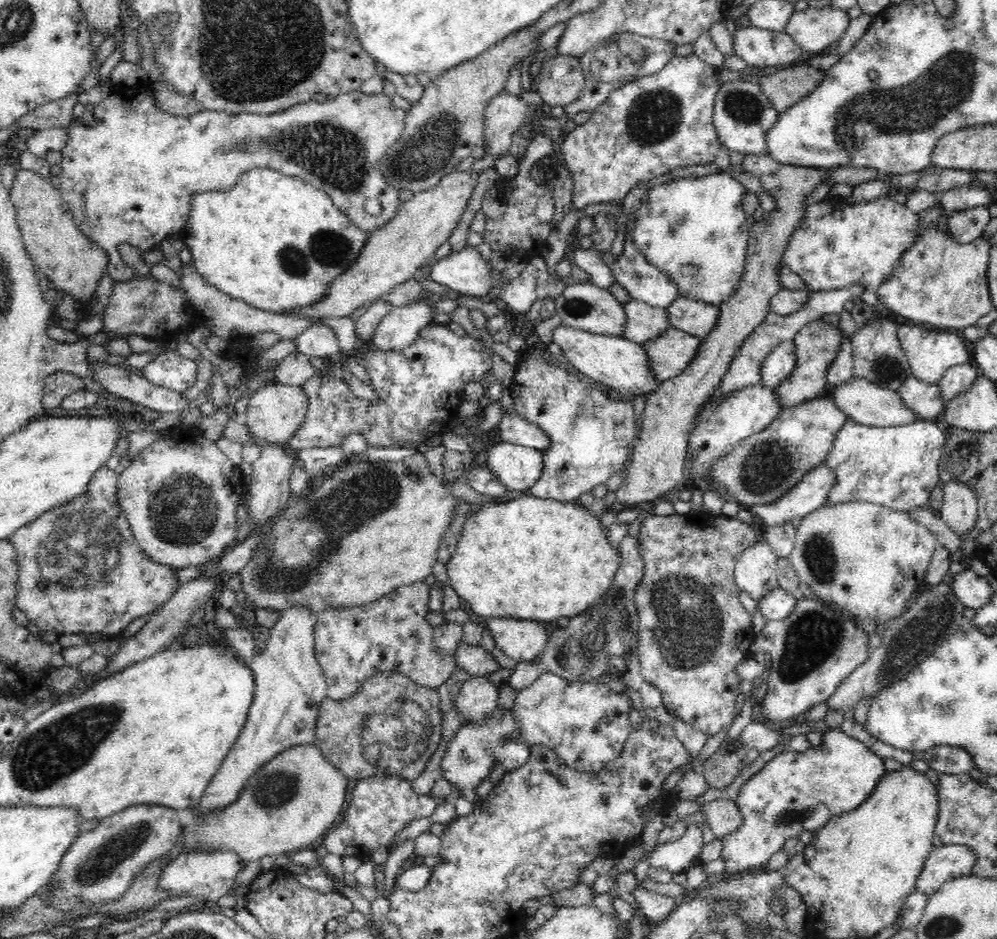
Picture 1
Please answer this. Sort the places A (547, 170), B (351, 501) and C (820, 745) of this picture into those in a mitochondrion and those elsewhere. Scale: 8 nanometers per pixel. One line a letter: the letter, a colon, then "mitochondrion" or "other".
A: mitochondrion
B: mitochondrion
C: other

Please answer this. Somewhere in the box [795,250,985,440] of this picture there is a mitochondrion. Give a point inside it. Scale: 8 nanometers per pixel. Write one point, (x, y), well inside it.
(884, 368)

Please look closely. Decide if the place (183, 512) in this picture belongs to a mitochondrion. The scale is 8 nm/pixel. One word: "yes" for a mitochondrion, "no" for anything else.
yes

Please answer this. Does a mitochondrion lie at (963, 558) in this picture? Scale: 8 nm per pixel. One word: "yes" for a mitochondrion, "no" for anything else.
no

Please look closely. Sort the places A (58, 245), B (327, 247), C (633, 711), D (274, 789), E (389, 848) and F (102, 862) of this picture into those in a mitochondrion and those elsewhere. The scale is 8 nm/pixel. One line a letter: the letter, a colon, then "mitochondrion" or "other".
A: other
B: mitochondrion
C: other
D: mitochondrion
E: other
F: mitochondrion

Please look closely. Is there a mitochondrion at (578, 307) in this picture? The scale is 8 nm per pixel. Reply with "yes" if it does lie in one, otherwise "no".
yes

